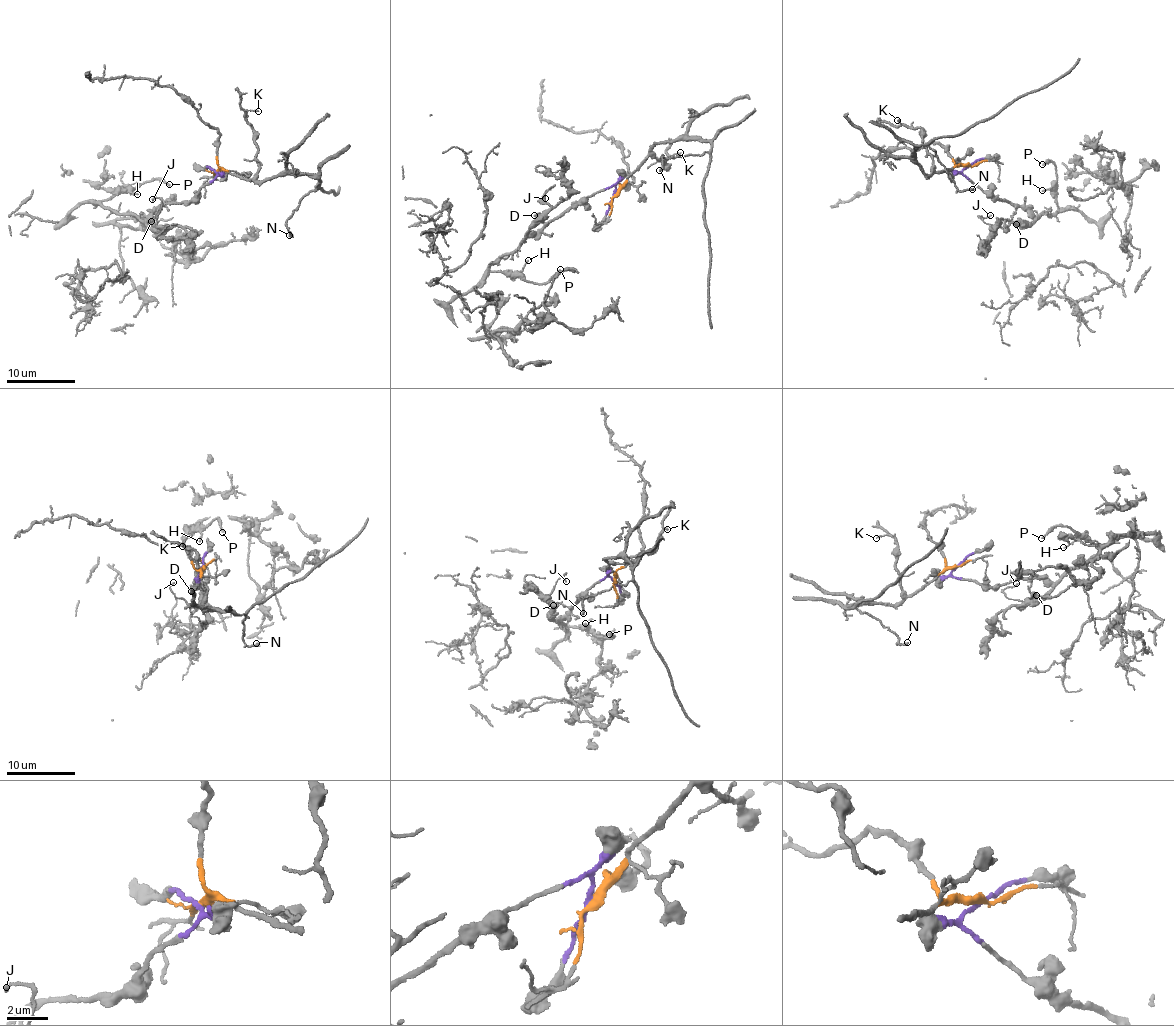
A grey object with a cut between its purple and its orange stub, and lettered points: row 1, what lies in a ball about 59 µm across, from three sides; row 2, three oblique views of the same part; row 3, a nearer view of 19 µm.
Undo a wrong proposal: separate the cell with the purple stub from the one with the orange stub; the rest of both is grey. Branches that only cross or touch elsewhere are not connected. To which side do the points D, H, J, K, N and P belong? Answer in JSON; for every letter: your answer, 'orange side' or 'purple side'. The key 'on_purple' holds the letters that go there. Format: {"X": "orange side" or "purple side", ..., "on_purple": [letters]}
{"D": "purple side", "H": "purple side", "J": "purple side", "K": "orange side", "N": "orange side", "P": "purple side", "on_purple": ["D", "H", "J", "P"]}

